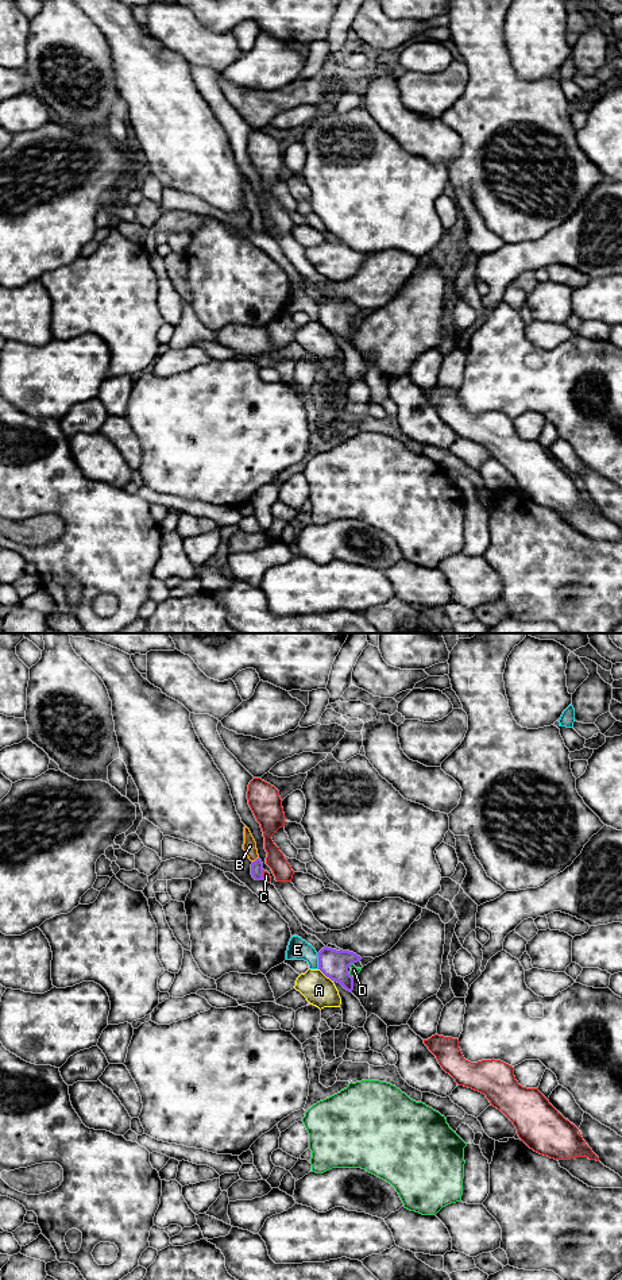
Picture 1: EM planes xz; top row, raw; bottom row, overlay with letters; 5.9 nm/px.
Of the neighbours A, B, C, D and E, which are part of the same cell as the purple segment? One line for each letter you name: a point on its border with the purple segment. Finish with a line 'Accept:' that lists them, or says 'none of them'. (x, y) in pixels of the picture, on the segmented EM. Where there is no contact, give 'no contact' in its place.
B: meets purple in xz at (255, 860)
Accept: B

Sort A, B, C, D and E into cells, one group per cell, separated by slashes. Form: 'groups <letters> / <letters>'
groups A / B / C / D / E

